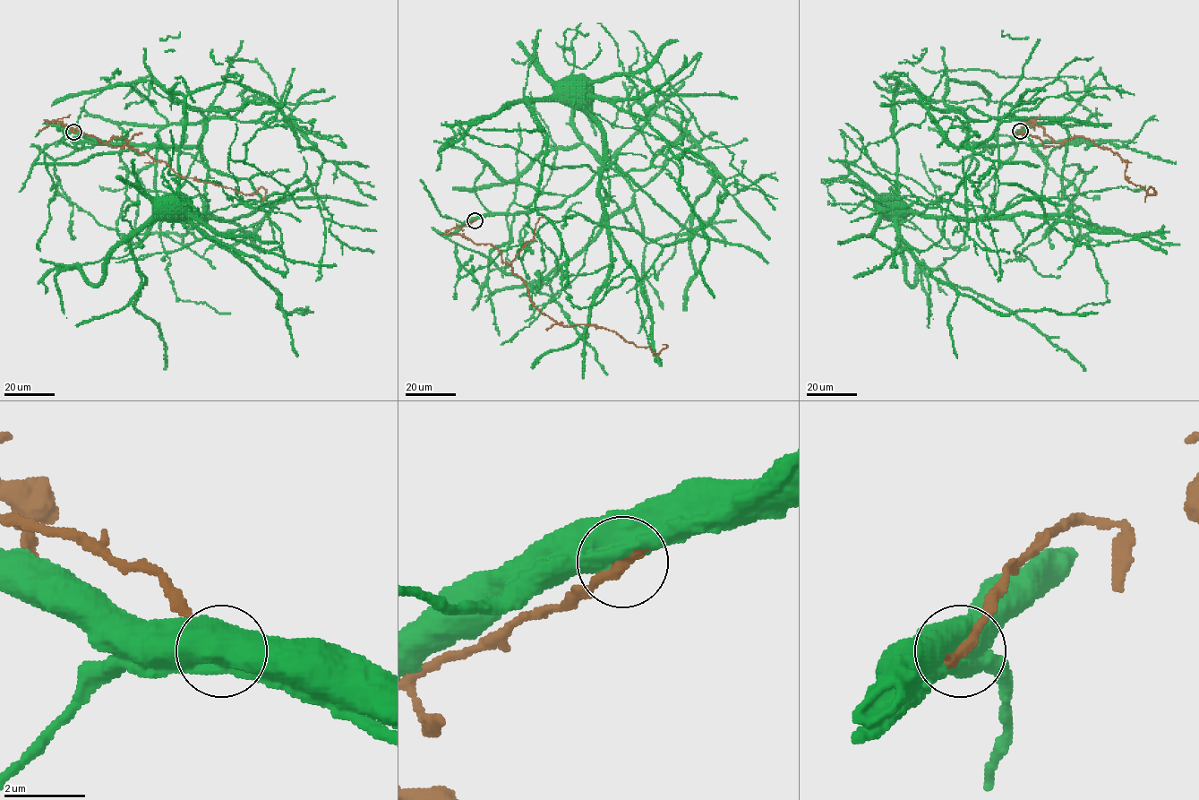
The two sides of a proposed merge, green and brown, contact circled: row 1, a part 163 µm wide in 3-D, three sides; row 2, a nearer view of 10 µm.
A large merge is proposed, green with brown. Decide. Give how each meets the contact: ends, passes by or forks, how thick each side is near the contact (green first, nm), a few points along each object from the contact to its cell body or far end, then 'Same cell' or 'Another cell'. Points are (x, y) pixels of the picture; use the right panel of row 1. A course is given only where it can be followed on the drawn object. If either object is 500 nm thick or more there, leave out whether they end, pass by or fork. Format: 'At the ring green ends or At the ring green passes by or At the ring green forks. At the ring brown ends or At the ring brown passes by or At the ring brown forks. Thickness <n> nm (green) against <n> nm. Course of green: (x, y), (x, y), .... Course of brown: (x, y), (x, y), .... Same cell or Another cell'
Thickness 850 nm (green) against 320 nm. Course of green: (1020, 131), (1007, 145), (972, 146), (968, 118), (959, 110), (914, 91), (899, 92), (896, 189), (879, 204). Course of brown: (1020, 131), (1031, 119), (1057, 143), (1082, 136), (1116, 152), (1127, 180), (1155, 191), (1145, 202). Another cell

